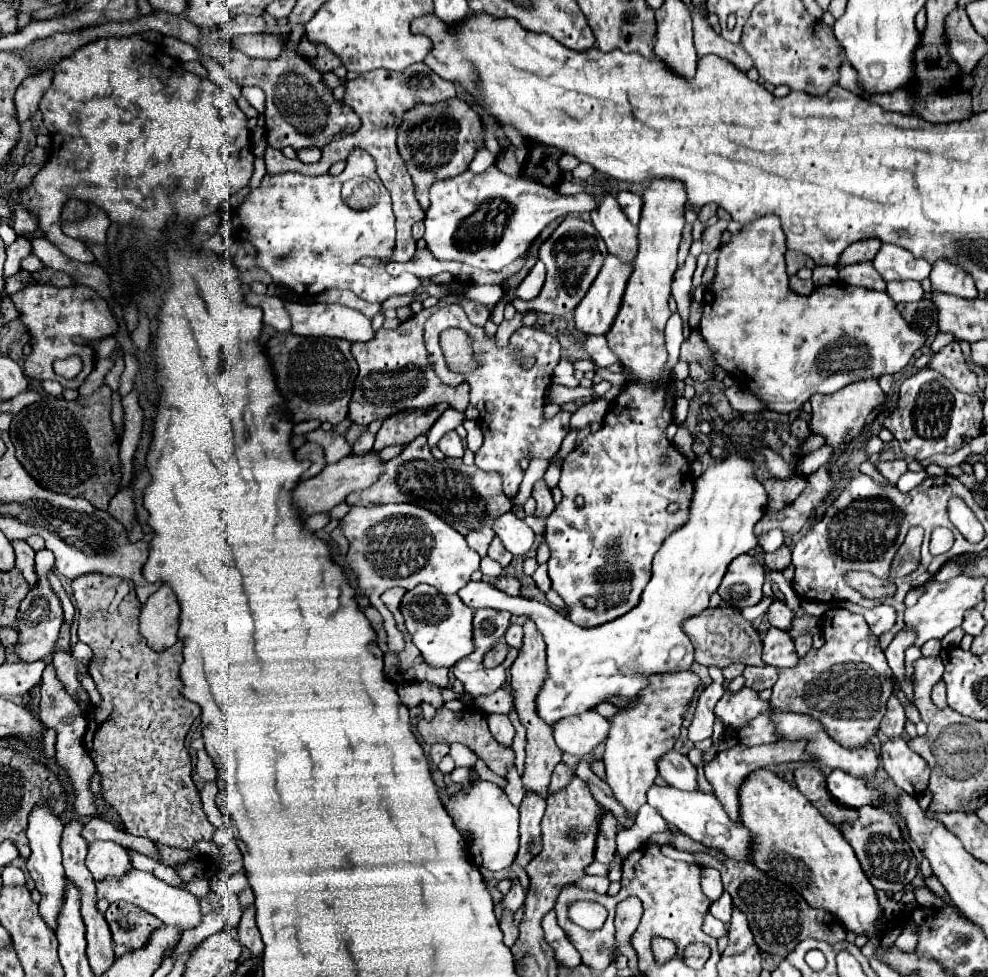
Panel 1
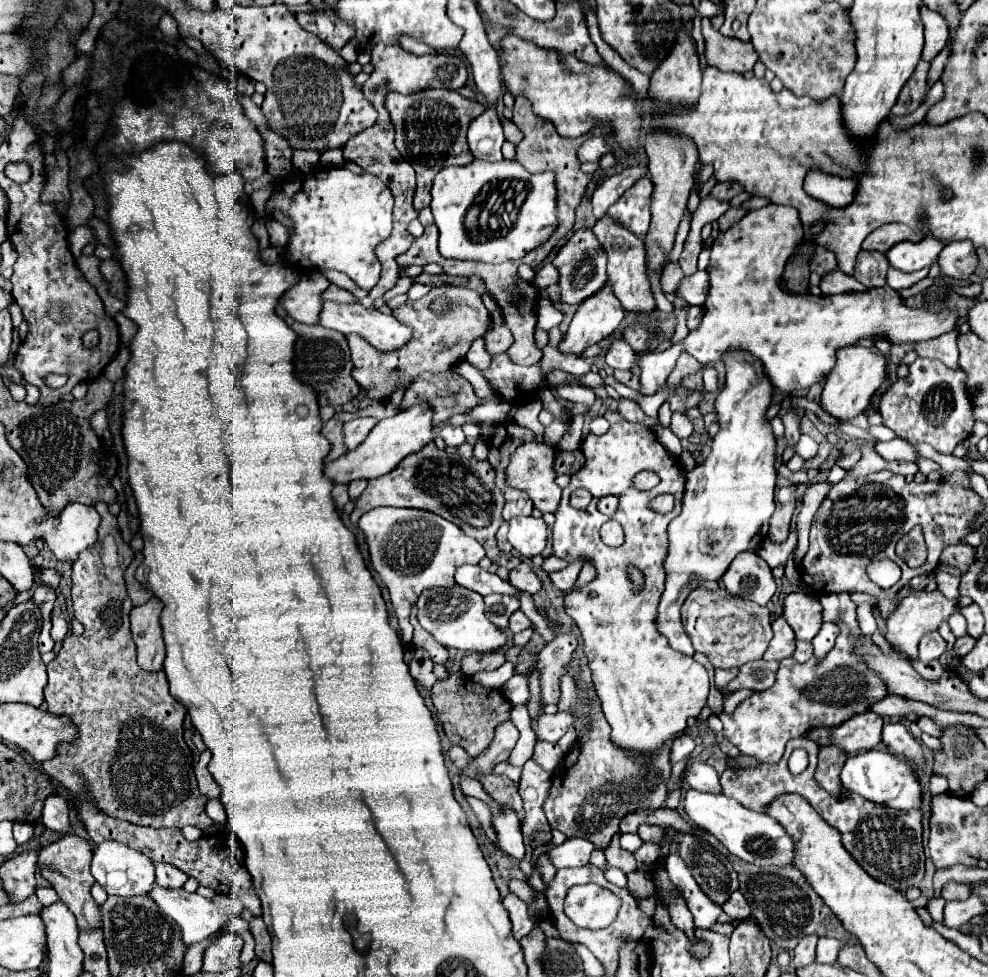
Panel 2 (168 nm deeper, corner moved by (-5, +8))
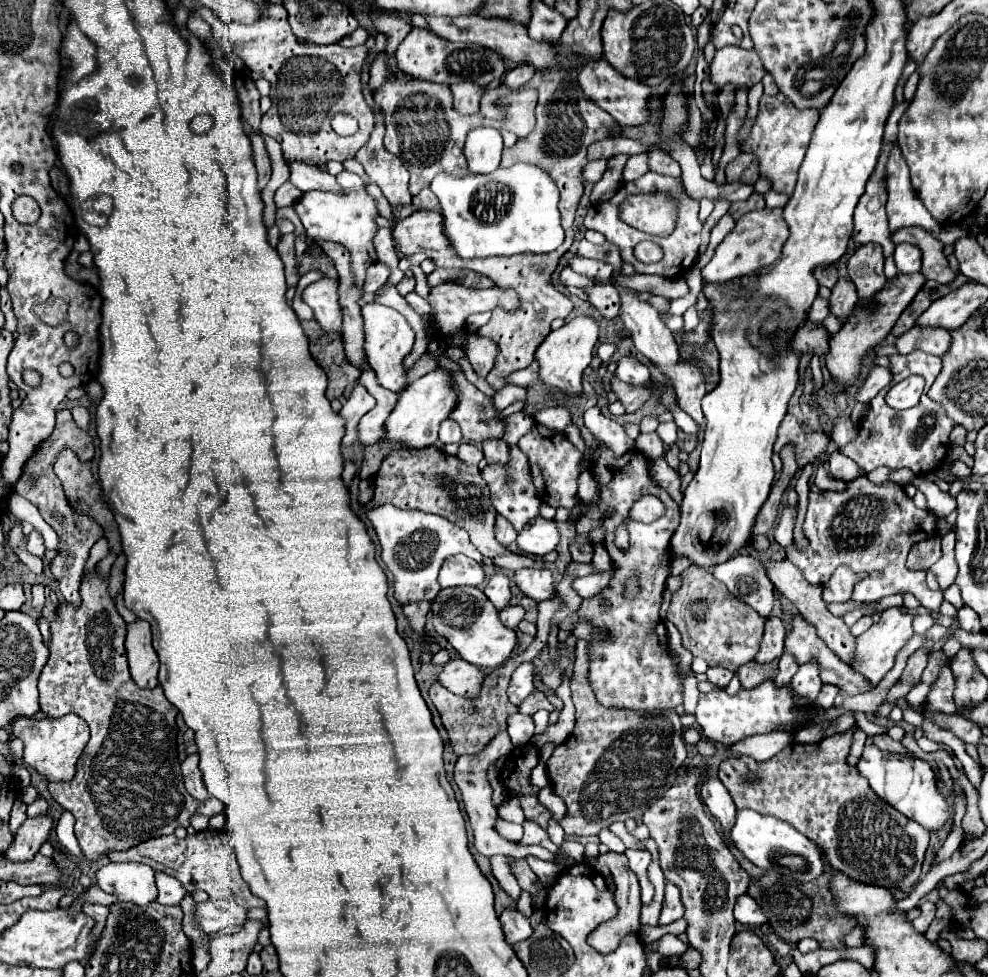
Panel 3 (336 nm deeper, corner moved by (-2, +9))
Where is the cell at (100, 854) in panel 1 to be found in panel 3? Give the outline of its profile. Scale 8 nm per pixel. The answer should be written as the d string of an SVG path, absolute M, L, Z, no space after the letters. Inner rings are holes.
M108 864L96 872L98 886L118 896L122 902L132 902L136 906L148 906L156 902L158 890L154 882L154 870L146 864Z

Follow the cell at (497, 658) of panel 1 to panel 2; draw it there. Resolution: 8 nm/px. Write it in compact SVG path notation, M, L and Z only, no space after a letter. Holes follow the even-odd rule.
M493 651L493 653L469 653L461 661L461 671L465 675L471 675L475 671L491 671L497 669L505 663L505 653L503 651Z

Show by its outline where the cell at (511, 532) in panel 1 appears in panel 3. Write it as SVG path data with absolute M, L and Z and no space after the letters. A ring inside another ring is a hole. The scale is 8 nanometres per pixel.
M536 518L534 522L530 522L530 526L526 526L522 534L518 534L516 542L522 552L542 558L558 546L560 530L554 520Z

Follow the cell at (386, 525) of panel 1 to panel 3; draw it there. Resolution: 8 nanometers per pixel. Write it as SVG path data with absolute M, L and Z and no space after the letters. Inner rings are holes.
M384 504L368 510L368 518L378 534L382 546L382 560L394 576L394 596L400 604L412 600L432 600L440 592L438 570L448 556L460 552L476 562L482 562L482 554L470 542L466 530L462 530L454 522L448 522L442 516L422 510L402 510L392 504Z

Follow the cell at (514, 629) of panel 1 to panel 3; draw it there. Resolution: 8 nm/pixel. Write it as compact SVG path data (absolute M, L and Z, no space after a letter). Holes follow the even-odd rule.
M506 606L500 610L500 620L504 626L516 630L518 622L524 618L524 608L522 606Z

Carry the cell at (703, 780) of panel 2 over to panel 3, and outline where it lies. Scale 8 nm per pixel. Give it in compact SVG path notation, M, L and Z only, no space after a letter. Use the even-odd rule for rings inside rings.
M708 778L700 786L700 796L708 812L720 822L722 836L726 838L726 842L730 842L730 828L734 826L734 820L736 820L736 806L728 790L722 786L722 782L718 782L718 778Z

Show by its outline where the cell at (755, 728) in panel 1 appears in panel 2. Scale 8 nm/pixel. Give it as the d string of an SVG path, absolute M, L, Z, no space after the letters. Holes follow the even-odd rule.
M849 593L821 595L821 605L823 621L831 621L841 629L835 647L825 655L825 659L819 661L811 657L807 663L797 663L791 657L783 659L773 687L753 693L737 705L733 715L719 715L723 721L723 735L739 747L743 755L751 755L763 763L777 763L789 739L807 735L813 729L833 727L853 715L867 713L873 703L887 697L885 681L855 653L857 641L863 635L857 621L857 605L849 599Z

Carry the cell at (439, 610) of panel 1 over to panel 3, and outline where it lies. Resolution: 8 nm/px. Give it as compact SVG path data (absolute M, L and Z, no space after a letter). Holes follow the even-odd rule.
M456 586L440 590L432 602L432 624L434 630L452 644L462 660L482 670L502 666L516 648L516 632L500 622L498 610L480 588Z

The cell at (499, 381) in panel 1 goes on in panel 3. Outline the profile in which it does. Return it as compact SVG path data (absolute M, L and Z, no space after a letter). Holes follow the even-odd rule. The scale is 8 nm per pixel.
M510 446L510 454L512 454L510 466L486 466L482 470L482 478L486 480L486 484L490 488L490 500L492 500L492 506L496 508L496 512L506 516L506 518L510 518L510 522L514 524L516 532L522 532L524 526L530 520L540 516L542 500L538 498L538 492L536 492L536 488L532 484L528 458L524 458L524 454L518 450L518 446ZM506 474L510 474L514 478L514 482L506 482Z

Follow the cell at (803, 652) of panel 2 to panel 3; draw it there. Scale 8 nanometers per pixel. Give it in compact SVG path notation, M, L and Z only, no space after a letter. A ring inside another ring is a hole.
M782 654L780 666L778 666L778 674L774 678L774 684L780 686L780 688L788 686L790 680L792 680L792 676L796 674L796 670L798 670L798 664L794 662L794 658L790 658L790 654Z

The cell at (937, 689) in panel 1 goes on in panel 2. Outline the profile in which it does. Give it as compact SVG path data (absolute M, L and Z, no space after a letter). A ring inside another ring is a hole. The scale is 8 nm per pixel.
M935 659L935 661L929 661L929 663L915 661L913 667L915 667L915 671L917 671L919 675L923 675L923 677L929 679L929 681L939 681L939 679L943 677L943 673L945 673L945 669L941 667L941 663L939 663L937 659Z

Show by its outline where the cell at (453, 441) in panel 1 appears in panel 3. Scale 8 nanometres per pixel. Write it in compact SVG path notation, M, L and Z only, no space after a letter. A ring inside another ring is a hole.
M446 420L442 422L440 426L440 440L444 444L450 444L450 442L462 442L462 434L460 434L460 426L454 422L454 420Z

